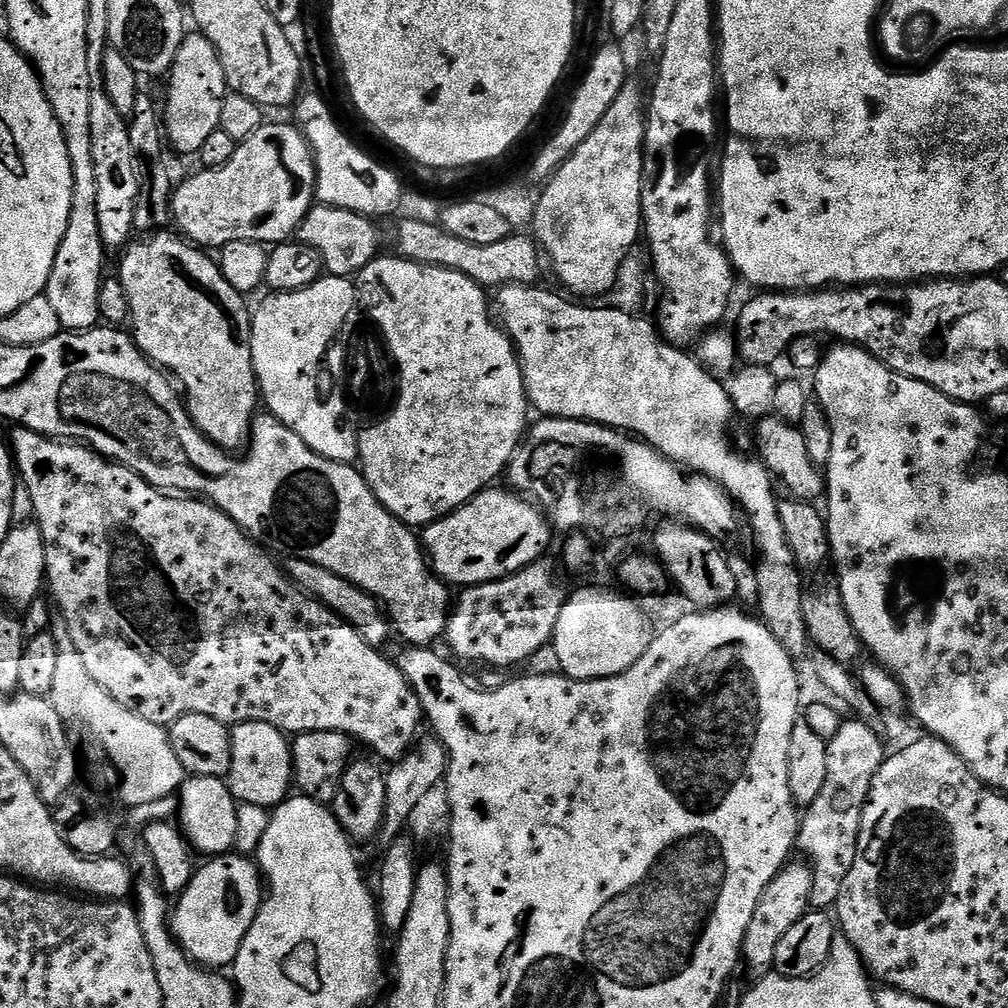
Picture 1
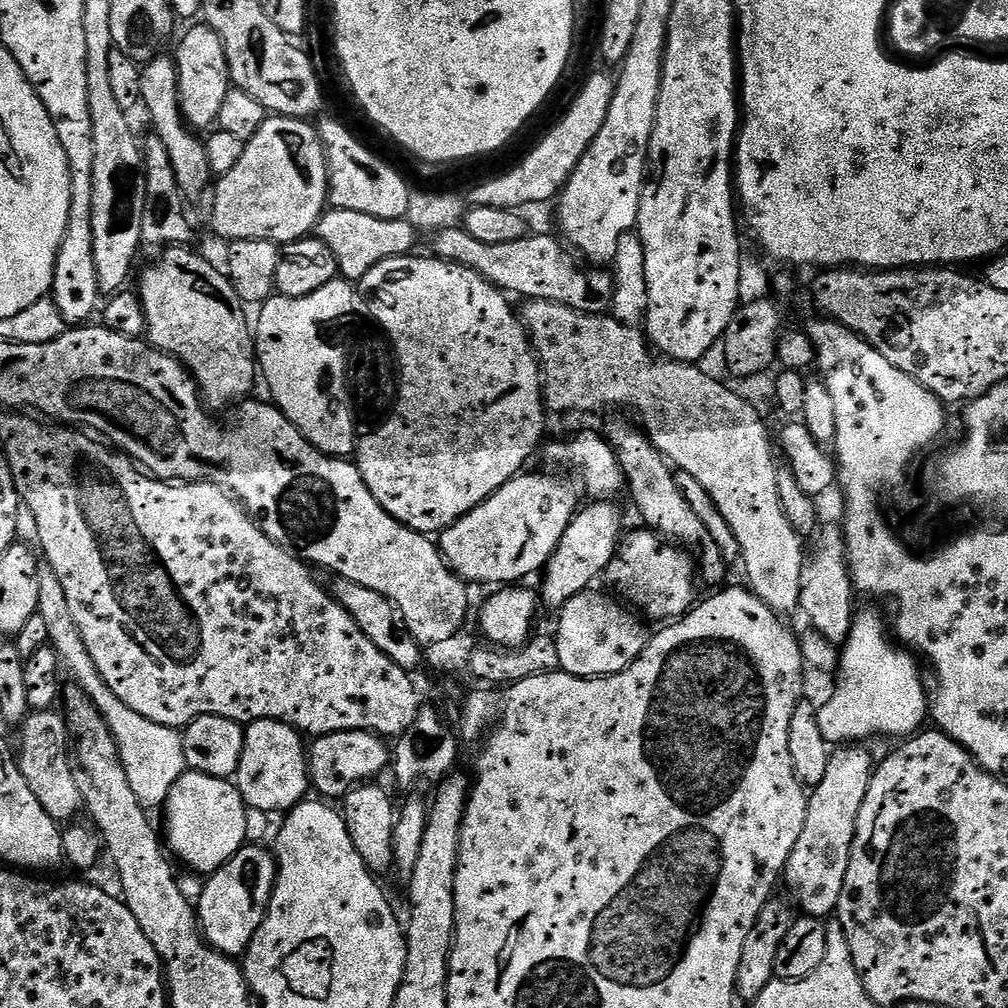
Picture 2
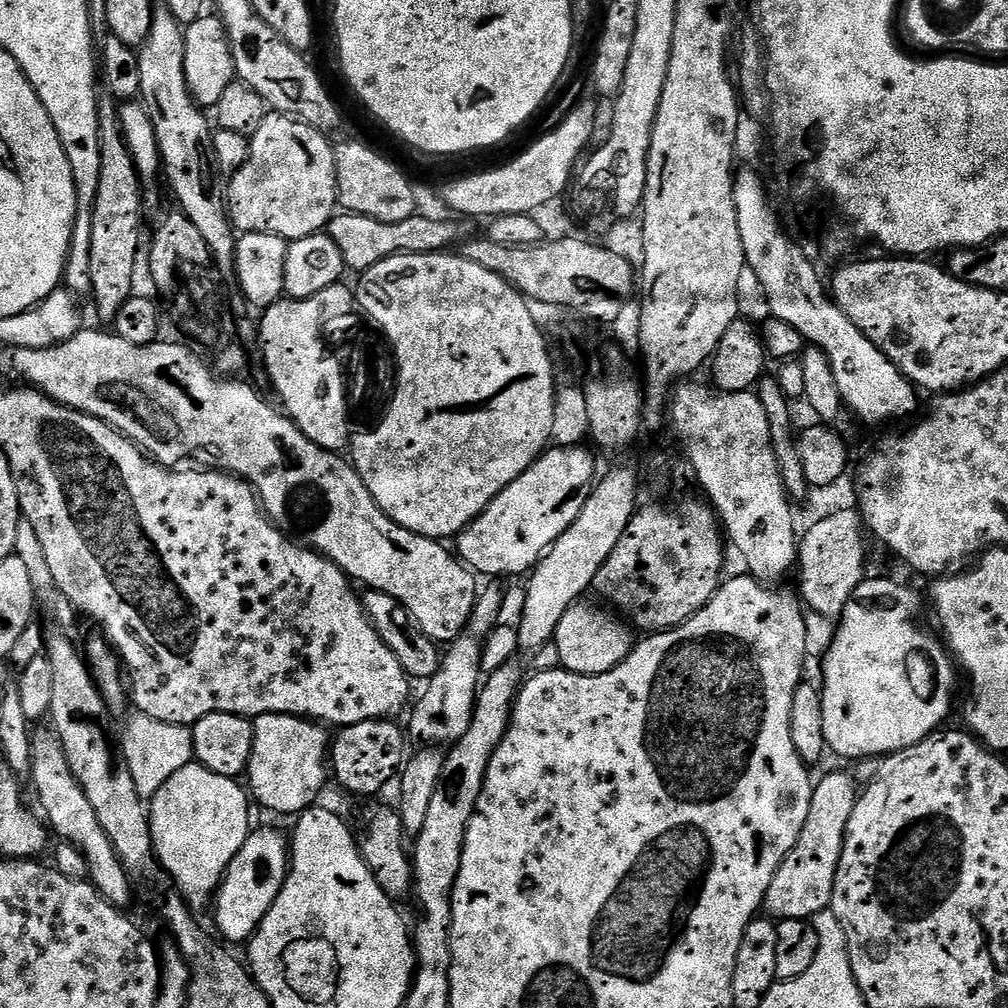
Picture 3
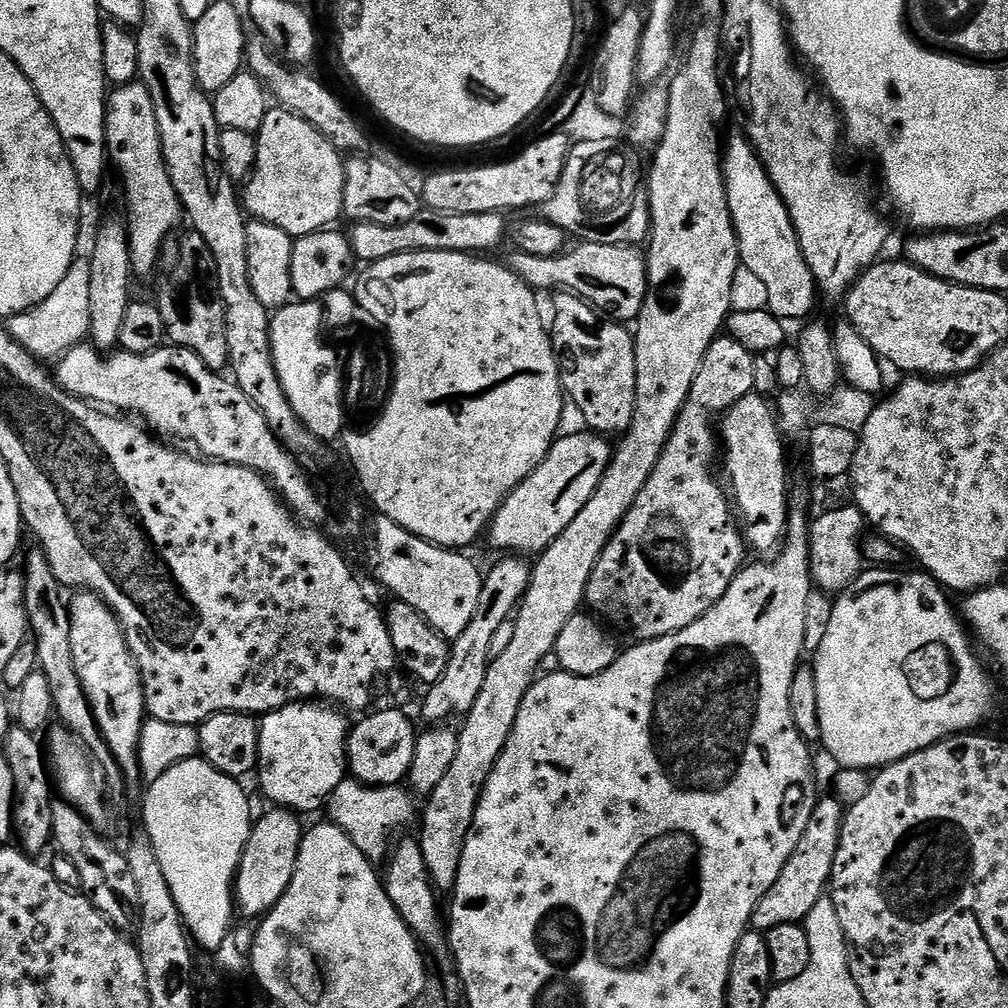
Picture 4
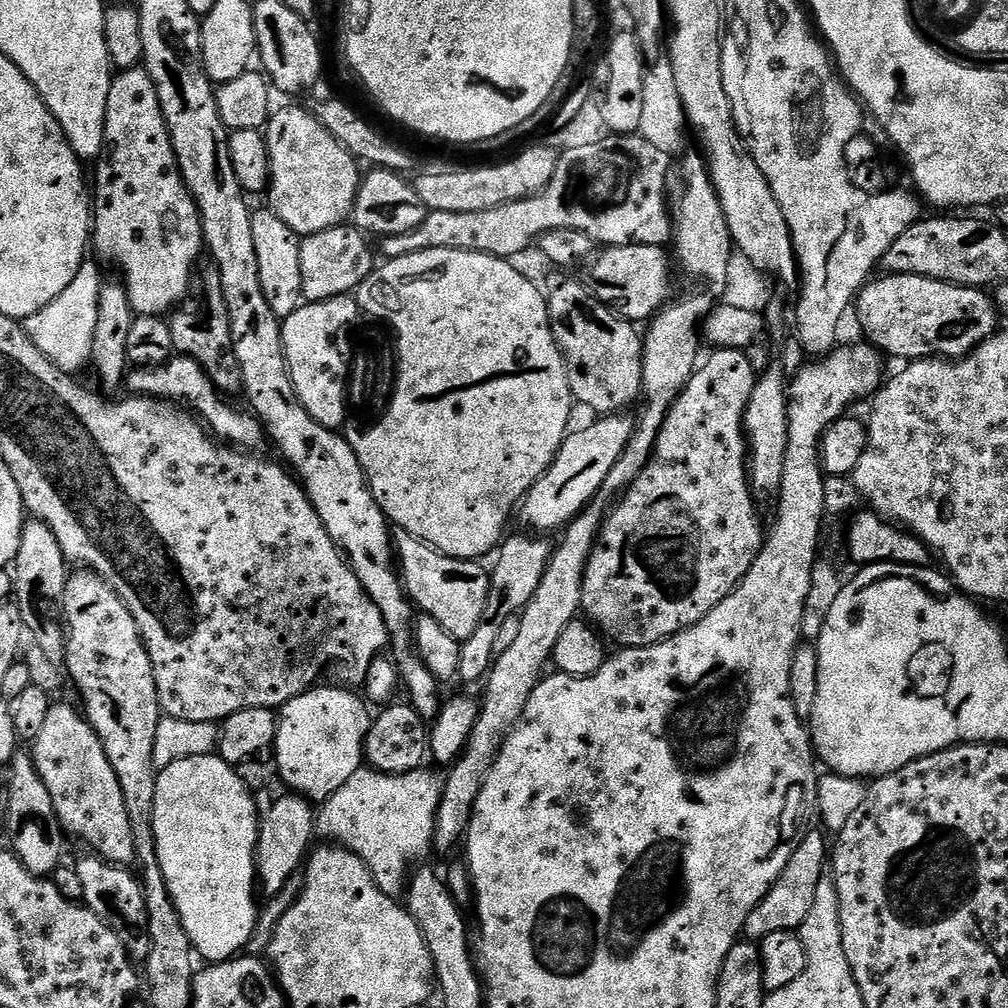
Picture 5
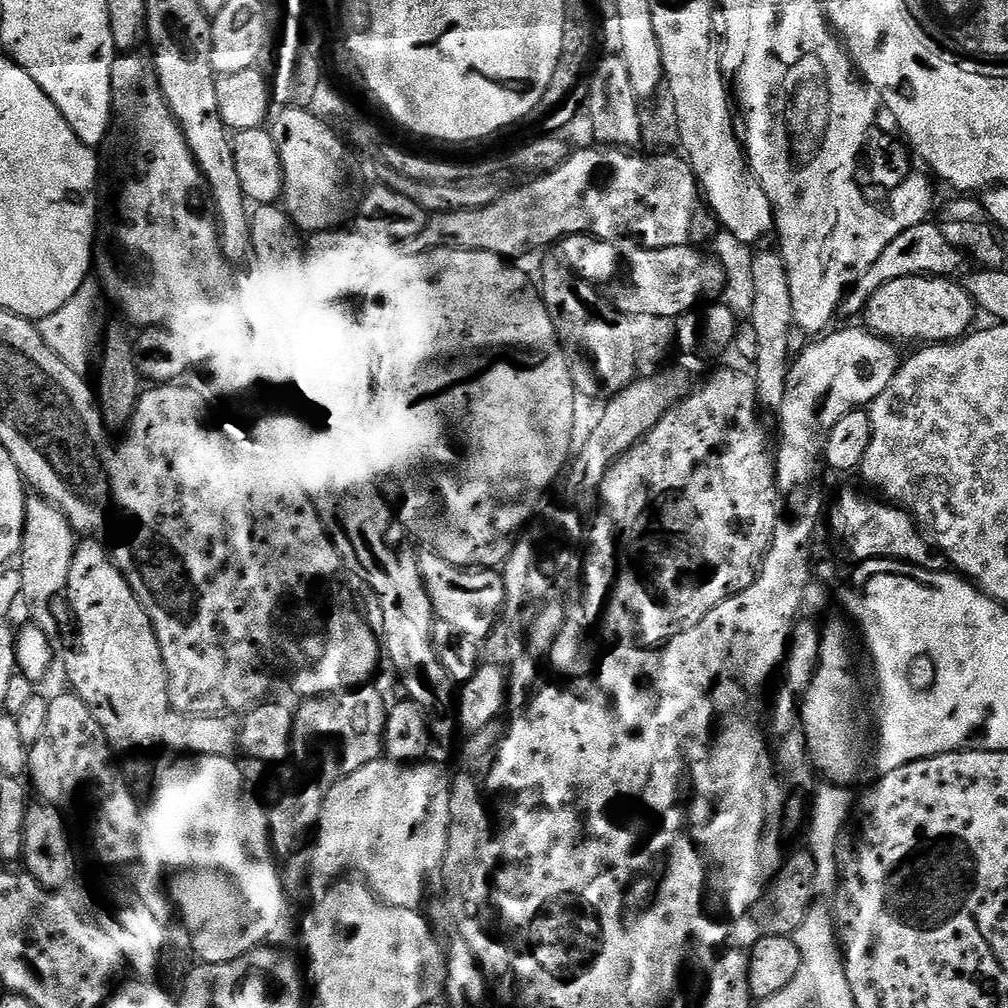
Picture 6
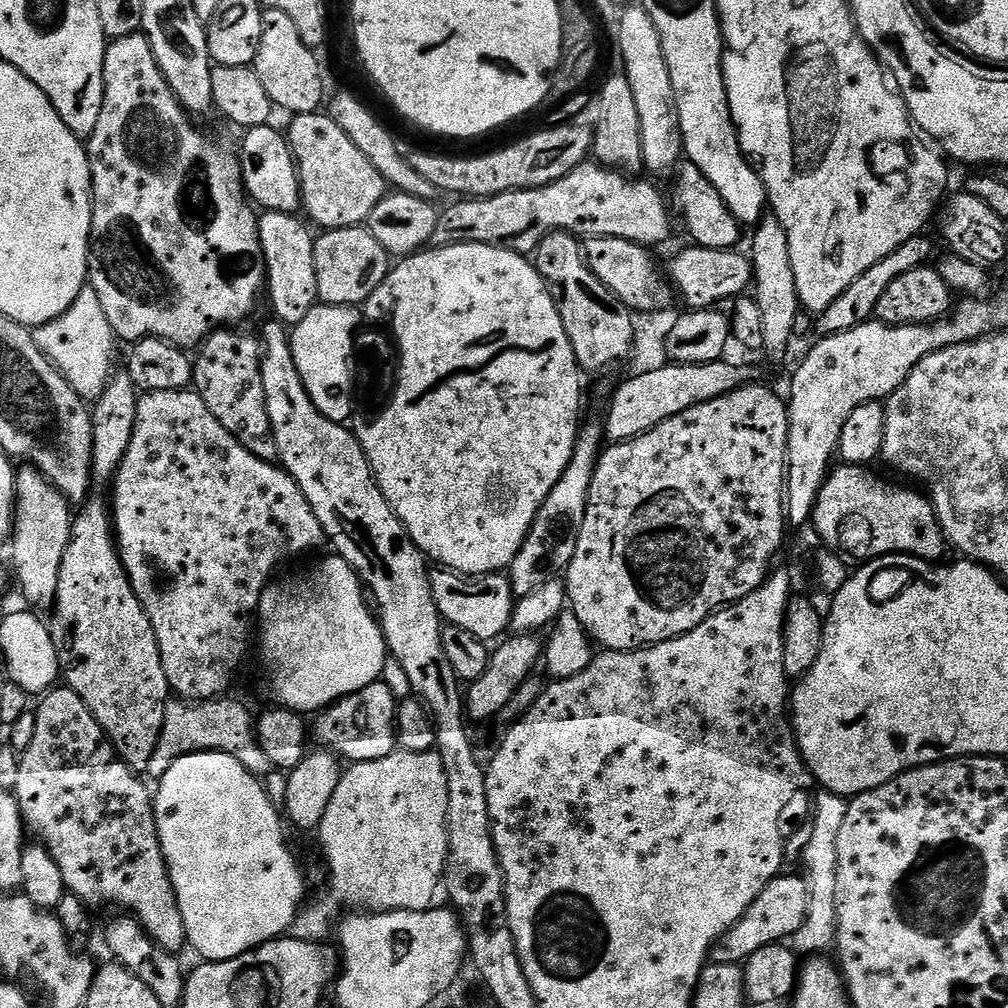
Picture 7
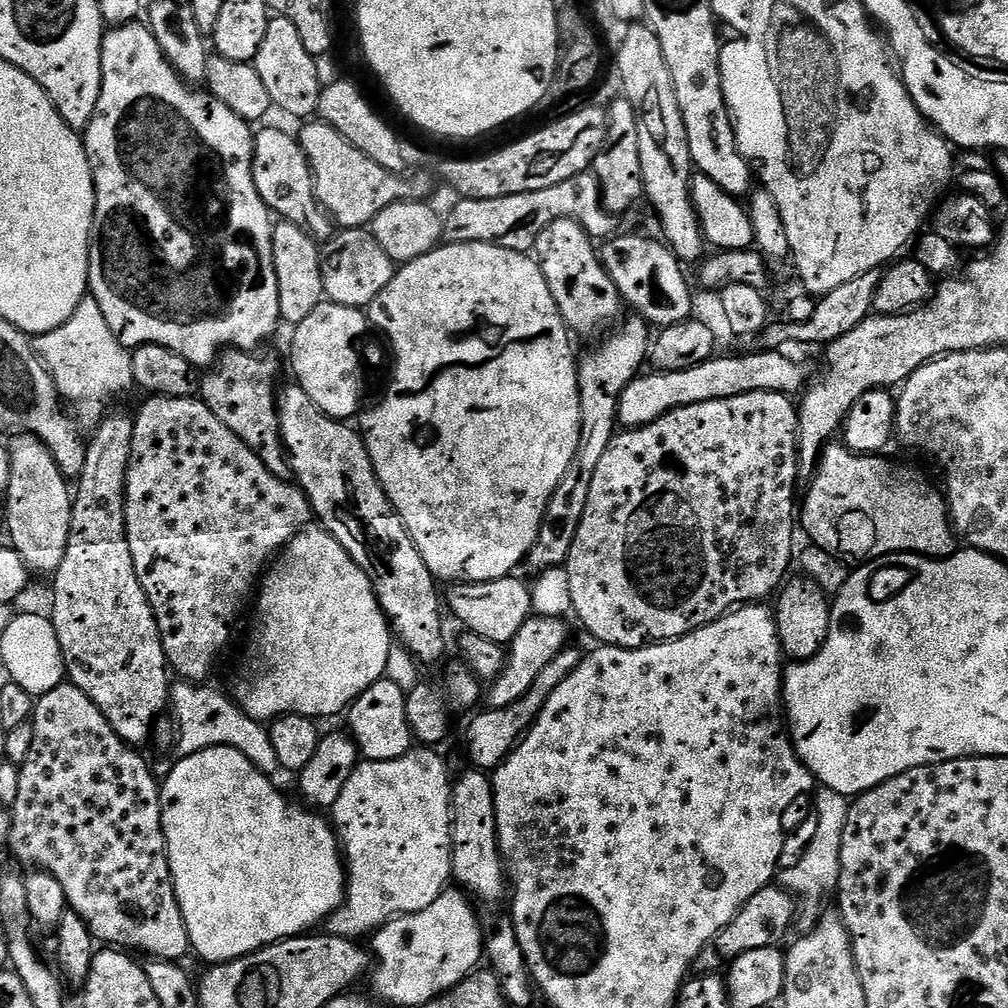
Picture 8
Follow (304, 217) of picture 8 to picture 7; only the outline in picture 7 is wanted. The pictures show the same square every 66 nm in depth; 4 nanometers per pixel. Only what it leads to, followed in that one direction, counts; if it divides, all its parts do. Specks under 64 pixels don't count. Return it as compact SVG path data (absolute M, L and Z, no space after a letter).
M271 123L257 128L249 128L243 133L244 141L238 144L238 155L242 174L244 175L244 191L253 205L270 212L299 213L302 208L300 198L300 172L296 169L296 159L292 156L292 148L288 144L287 135Z

